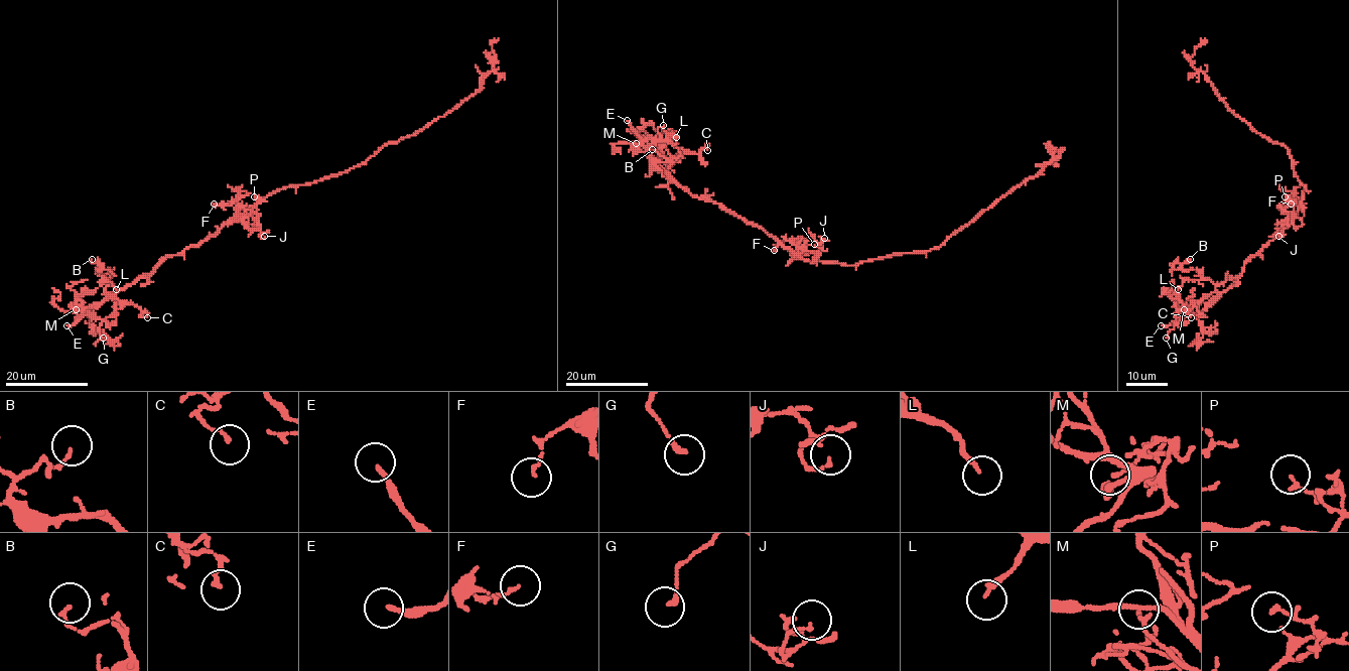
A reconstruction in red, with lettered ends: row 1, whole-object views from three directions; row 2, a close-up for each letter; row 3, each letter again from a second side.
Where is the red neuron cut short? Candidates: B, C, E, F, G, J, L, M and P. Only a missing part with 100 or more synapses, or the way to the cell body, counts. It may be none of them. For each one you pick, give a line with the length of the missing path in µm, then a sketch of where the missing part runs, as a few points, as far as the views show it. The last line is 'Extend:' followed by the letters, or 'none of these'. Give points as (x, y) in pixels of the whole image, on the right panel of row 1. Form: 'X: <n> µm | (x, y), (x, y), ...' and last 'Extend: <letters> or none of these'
E: 30 µm | (1161, 325), (1156, 324), (1142, 336), (1148, 329), (1150, 338)
Extend: E

